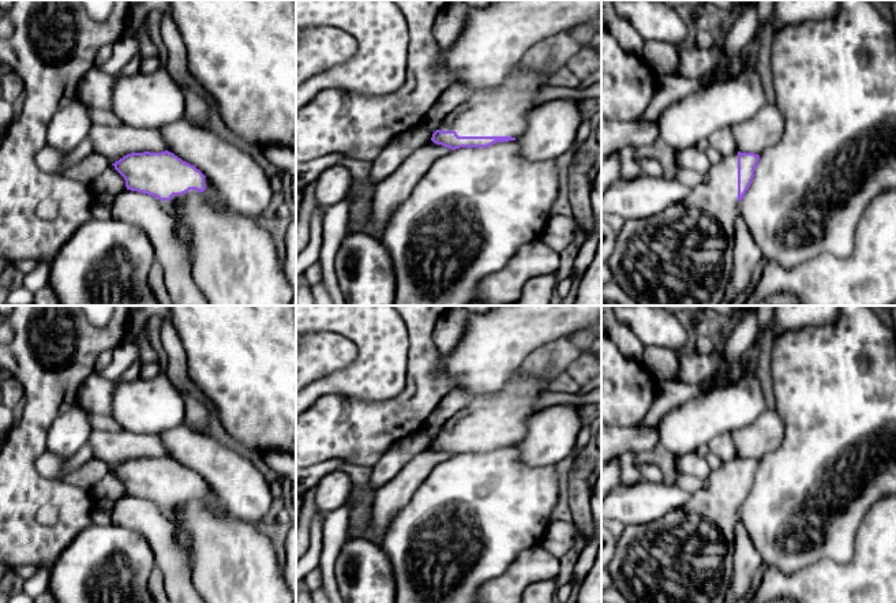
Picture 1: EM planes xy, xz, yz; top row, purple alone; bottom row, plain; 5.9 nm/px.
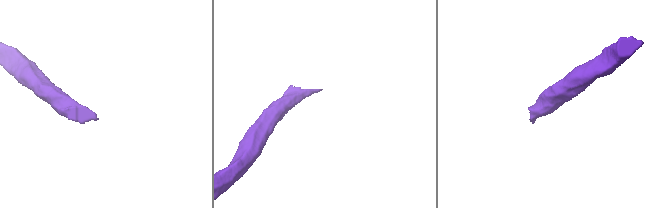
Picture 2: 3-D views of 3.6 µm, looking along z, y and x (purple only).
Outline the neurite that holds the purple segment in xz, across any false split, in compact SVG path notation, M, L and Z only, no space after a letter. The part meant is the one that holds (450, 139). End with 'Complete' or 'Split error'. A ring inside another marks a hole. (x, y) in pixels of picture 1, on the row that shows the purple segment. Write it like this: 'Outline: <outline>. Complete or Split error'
Outline: M546 50L532 52L511 68L501 85L477 90L469 100L460 104L440 123L431 141L451 150L460 147L488 147L496 142L521 138L528 128L529 113L541 105L536 94L550 87L550 78L544 75Z. Split error

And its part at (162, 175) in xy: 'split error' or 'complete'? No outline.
split error

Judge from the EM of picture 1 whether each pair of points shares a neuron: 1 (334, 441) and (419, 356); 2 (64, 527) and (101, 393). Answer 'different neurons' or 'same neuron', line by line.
1: same neuron
2: different neurons

